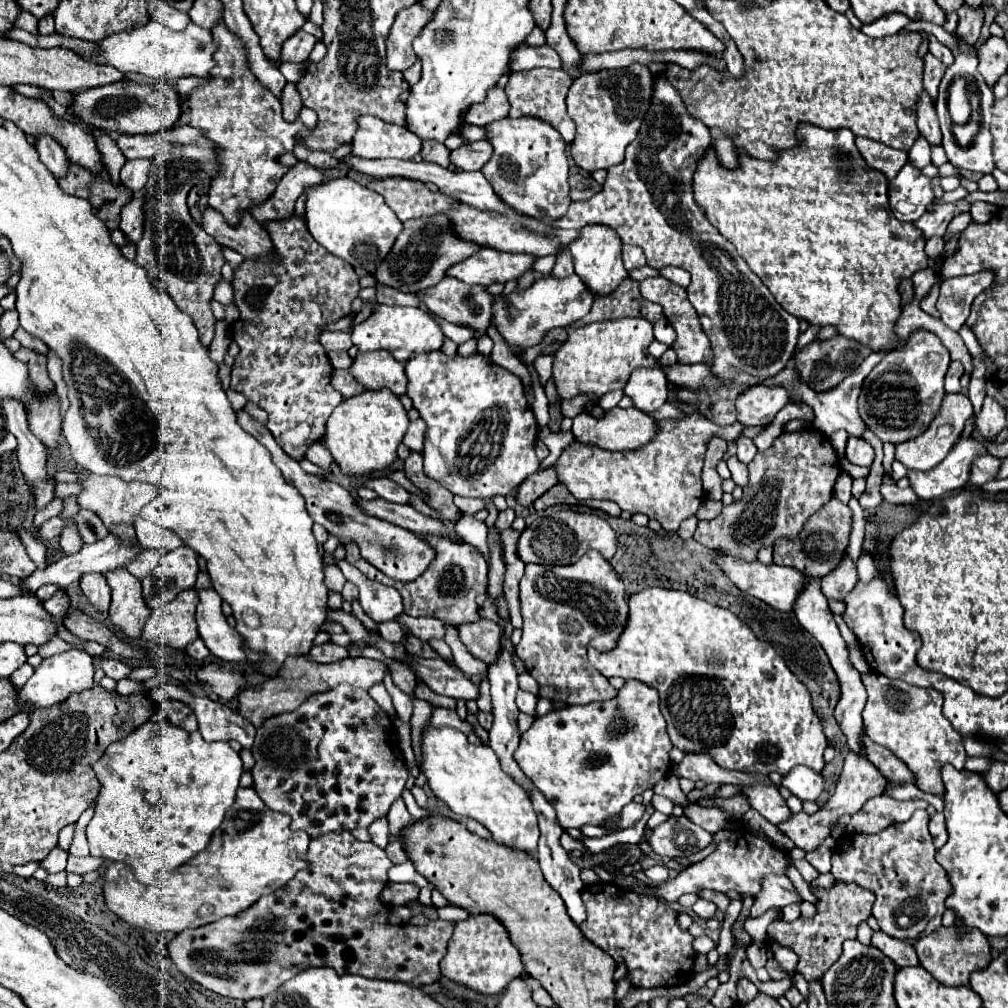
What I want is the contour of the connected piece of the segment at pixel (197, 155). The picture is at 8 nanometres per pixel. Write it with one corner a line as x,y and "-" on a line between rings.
204,137
196,139
190,145
174,145
174,153
158,153
148,175
146,189
142,189
144,235
136,243
136,263
146,269
148,279
154,287
166,291
166,295
170,295
184,313
192,315
194,325
200,331
200,343
204,347
208,347
214,337
216,319
210,311
210,301
216,283
222,279
220,269
224,265
224,255
214,237
206,235
206,231
192,219
186,197
196,183
212,179
216,173
216,153
212,143

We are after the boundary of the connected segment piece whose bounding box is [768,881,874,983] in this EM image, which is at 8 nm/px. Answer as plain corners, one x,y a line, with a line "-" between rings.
834,881
832,889
812,889
812,893
816,897
816,915
812,919
798,917
788,923
778,917
768,925
768,937
798,955
796,973
800,973
808,983
818,981
838,961
842,943
846,939
856,939
858,925
872,915
874,905
874,893
858,887
856,883

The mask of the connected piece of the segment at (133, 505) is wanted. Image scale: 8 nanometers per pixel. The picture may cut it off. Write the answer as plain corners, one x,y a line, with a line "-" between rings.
76,469
76,475
80,479
82,491
78,493
78,505
84,509
90,509
94,513
100,515
100,519
104,521
106,527
114,525
114,523
134,523
134,517
138,515
138,511
156,497
156,487
150,487
148,483
138,483
138,481
122,481
118,477
100,477
94,475
86,469

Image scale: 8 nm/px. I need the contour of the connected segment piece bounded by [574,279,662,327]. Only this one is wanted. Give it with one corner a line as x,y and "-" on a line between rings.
624,279
624,283
608,297
596,297
590,313
576,321
574,327
582,327
592,321
618,319
618,317
644,317
650,323
656,323
662,317
662,307
642,299
638,283
632,279

